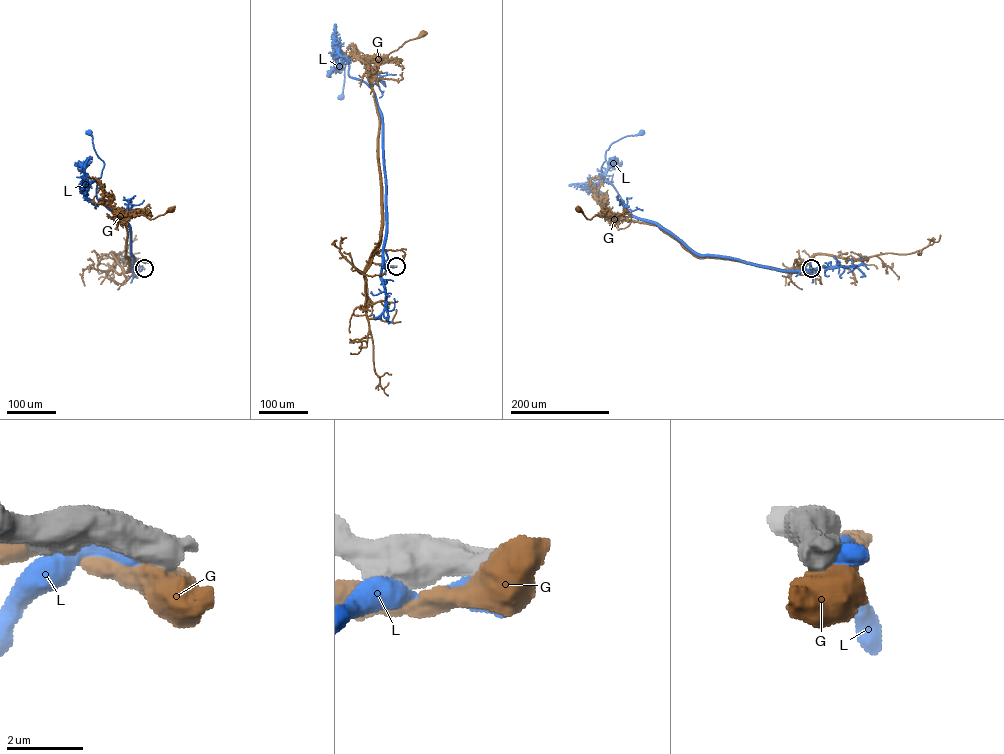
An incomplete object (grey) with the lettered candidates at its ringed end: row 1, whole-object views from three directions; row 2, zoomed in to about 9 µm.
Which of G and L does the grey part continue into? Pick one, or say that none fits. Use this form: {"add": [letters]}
{"add": []}

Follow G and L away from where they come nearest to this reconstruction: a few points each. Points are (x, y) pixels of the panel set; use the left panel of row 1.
G: (144, 268), (134, 268), (119, 260), (128, 271)
L: (144, 268), (131, 270), (134, 258), (130, 228), (97, 198), (96, 183), (90, 183)

